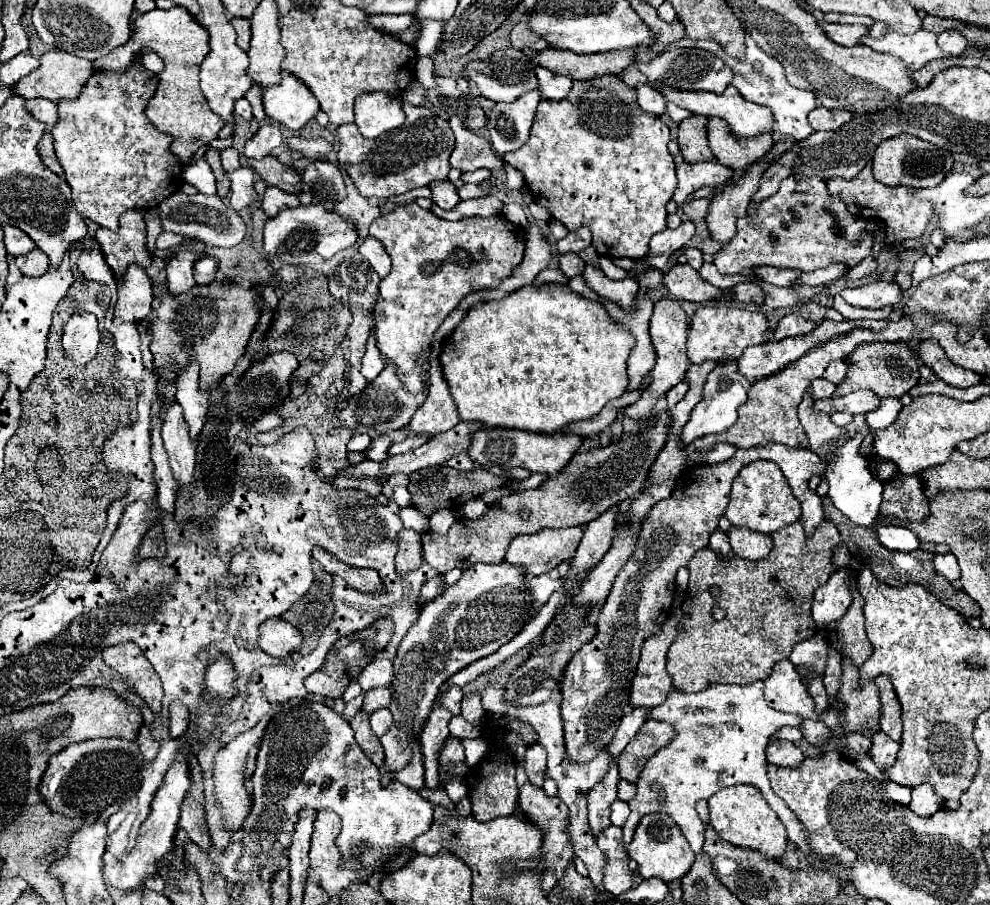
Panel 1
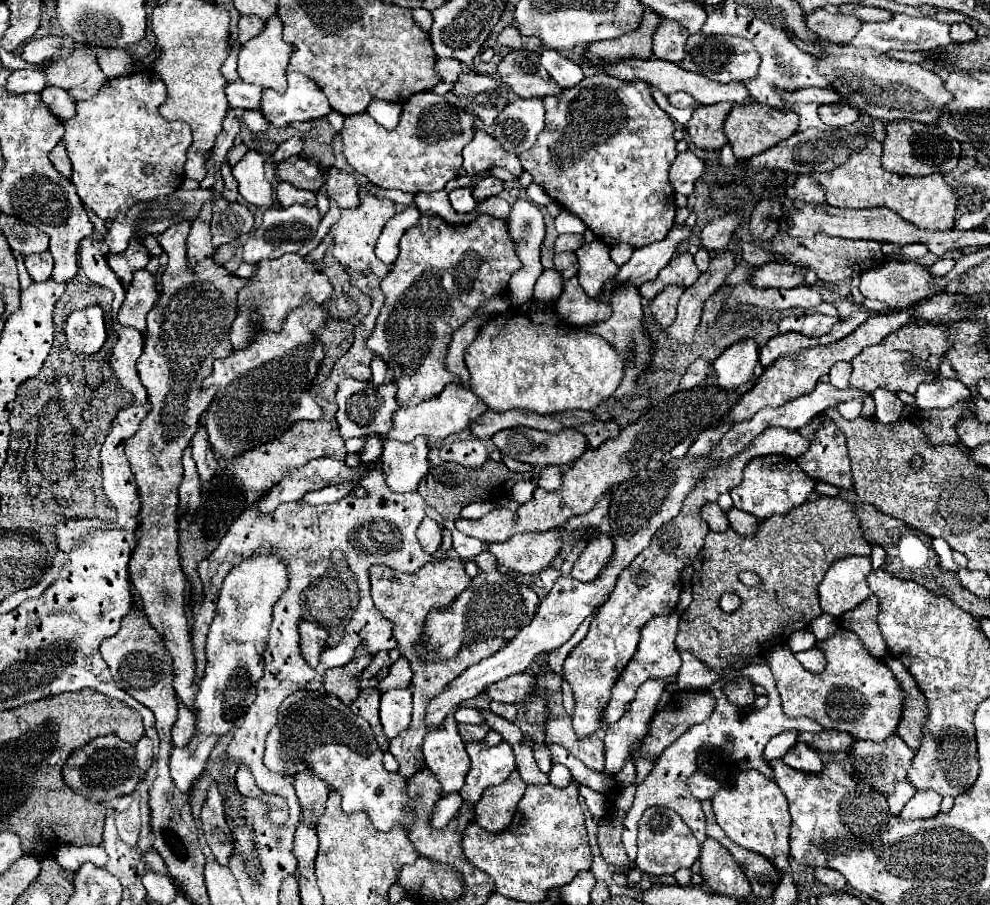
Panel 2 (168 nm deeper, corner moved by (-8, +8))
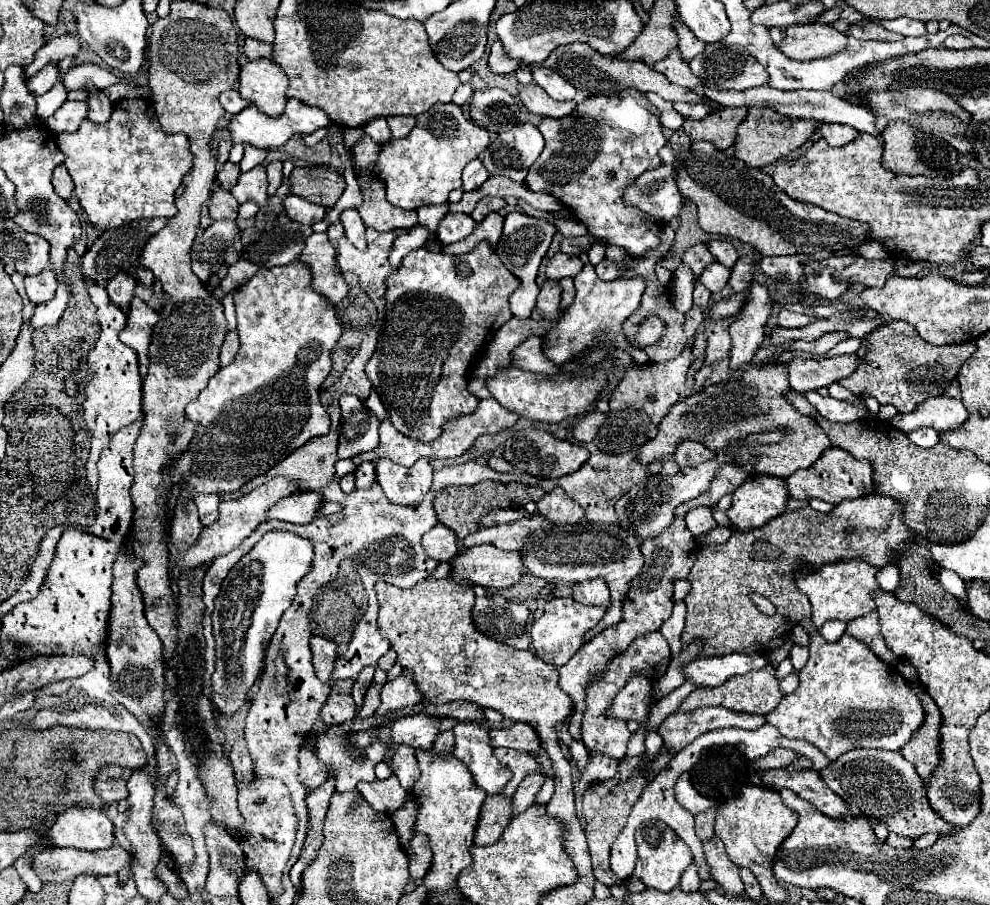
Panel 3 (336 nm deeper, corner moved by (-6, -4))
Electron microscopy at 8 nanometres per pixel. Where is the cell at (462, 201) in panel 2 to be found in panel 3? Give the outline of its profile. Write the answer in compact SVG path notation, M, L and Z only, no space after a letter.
M449 212L439 228L437 228L437 238L443 242L443 244L451 244L451 242L457 242L457 240L463 240L465 236L469 236L475 228L475 220L465 214L465 212Z

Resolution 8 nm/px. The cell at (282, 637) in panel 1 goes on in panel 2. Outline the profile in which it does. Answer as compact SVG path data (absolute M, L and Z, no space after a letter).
M301 620L299 624L299 634L301 634L301 654L309 662L309 666L317 668L319 664L319 654L325 648L327 640L327 630L315 622Z

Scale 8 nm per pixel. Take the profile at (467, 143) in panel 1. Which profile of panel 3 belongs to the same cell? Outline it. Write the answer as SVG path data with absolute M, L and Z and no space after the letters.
M475 158L475 160L471 160L471 162L463 168L463 190L465 190L465 192L477 190L487 178L489 178L487 168L481 164L479 158Z

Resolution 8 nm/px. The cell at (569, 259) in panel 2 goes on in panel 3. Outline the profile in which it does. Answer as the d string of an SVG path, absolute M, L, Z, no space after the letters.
M545 280L545 284L541 286L539 298L537 298L537 308L541 310L543 318L553 320L559 314L559 302L561 302L561 286L559 280Z

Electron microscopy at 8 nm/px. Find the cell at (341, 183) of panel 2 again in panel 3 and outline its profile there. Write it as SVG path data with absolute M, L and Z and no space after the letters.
M347 208L341 212L341 224L345 228L345 236L359 248L365 250L365 224L357 212L357 208Z

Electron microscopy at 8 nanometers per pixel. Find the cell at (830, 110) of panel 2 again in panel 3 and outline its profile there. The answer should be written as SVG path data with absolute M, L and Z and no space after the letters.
M821 124L819 132L827 140L829 146L847 144L859 134L857 130L853 130L853 126L845 126L845 124Z

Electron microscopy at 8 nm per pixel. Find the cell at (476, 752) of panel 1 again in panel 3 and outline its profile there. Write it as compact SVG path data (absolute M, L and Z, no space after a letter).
M495 748L493 754L513 772L513 788L505 788L503 796L513 796L527 772L539 772L541 770L537 760L531 754L525 754L525 752L513 750L513 748Z

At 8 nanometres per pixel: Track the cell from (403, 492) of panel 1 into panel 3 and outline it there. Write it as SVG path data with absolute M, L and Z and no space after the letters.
M383 458L375 470L377 482L383 488L387 500L397 506L415 506L429 492L433 482L433 468L427 458L419 458L409 468Z

